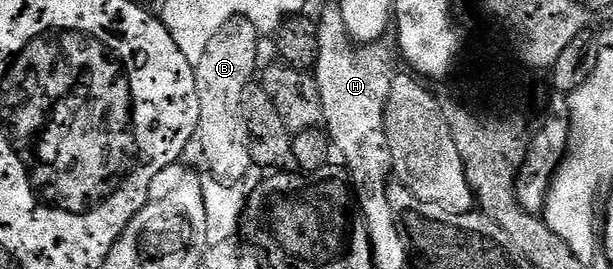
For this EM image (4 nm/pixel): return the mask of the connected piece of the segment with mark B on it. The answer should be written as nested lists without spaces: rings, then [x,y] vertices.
[[[227,21],[224,28],[210,39],[210,43],[206,43],[206,51],[202,51],[202,59],[194,67],[200,108],[198,145],[200,141],[204,161],[208,164],[207,172],[225,183],[243,182],[248,169],[253,168],[248,150],[250,133],[247,128],[240,129],[240,124],[244,121],[244,92],[251,81],[253,84],[257,72],[256,52],[260,49],[260,41],[261,34],[248,21]]]

